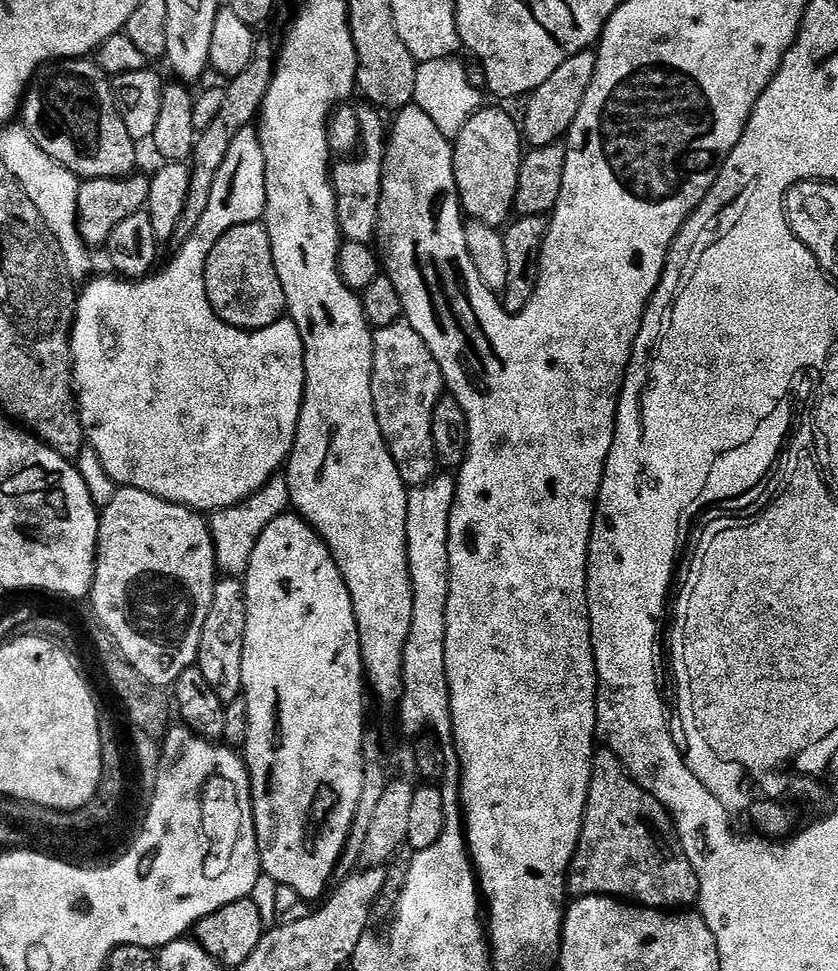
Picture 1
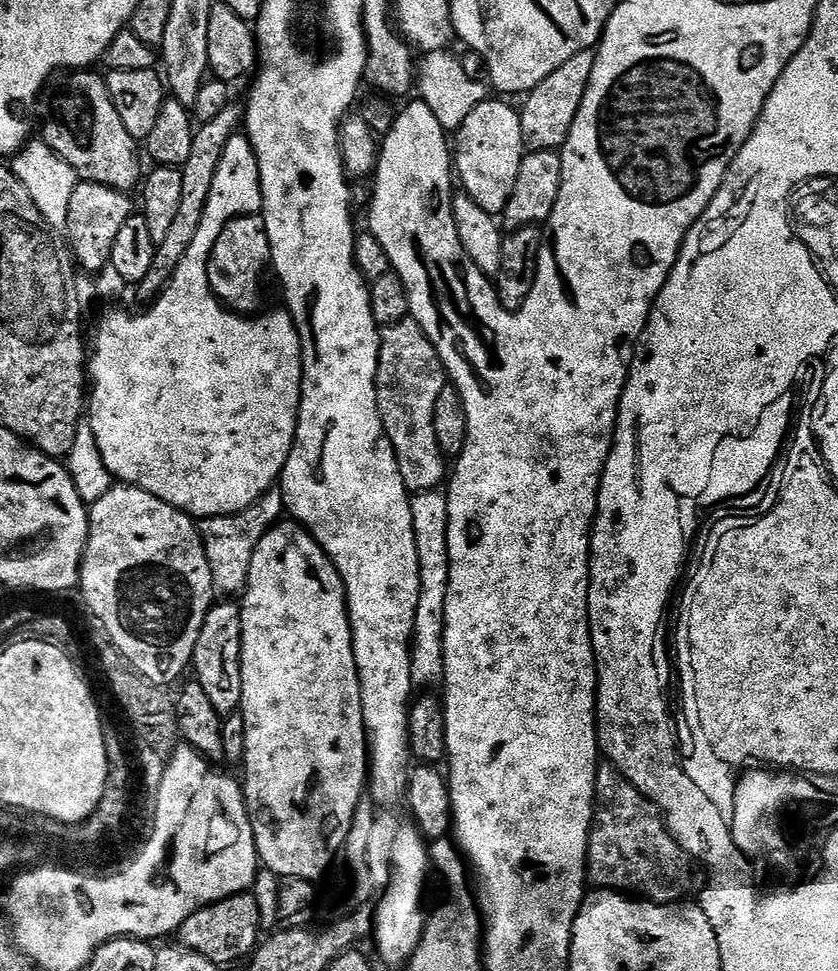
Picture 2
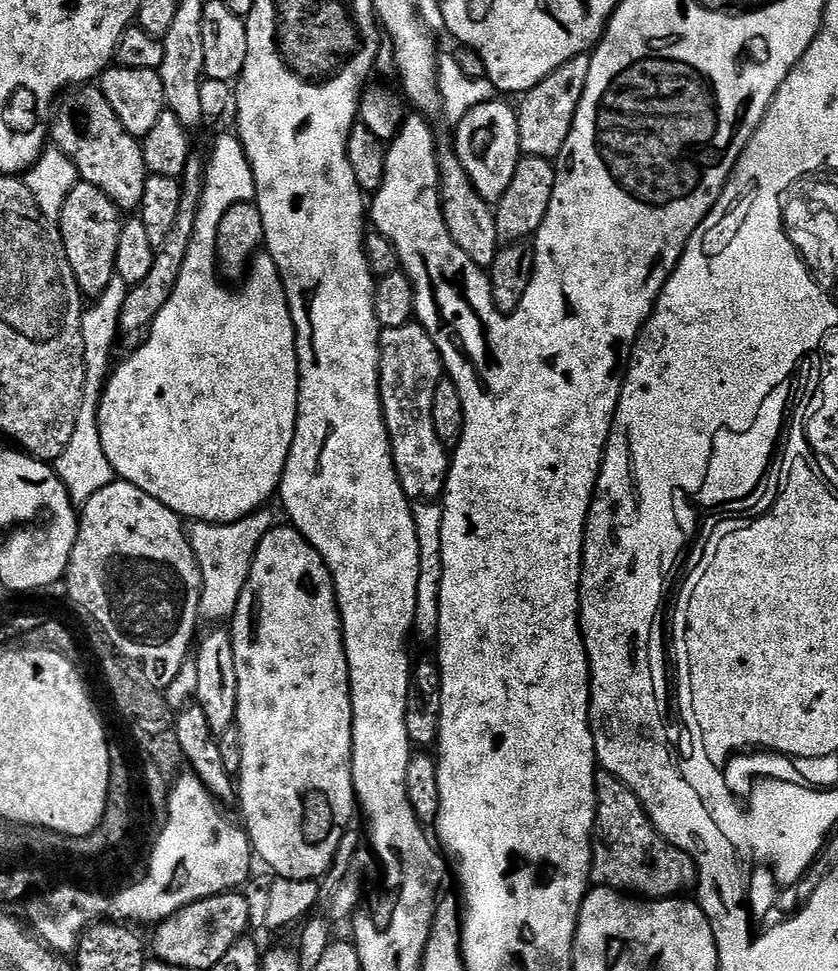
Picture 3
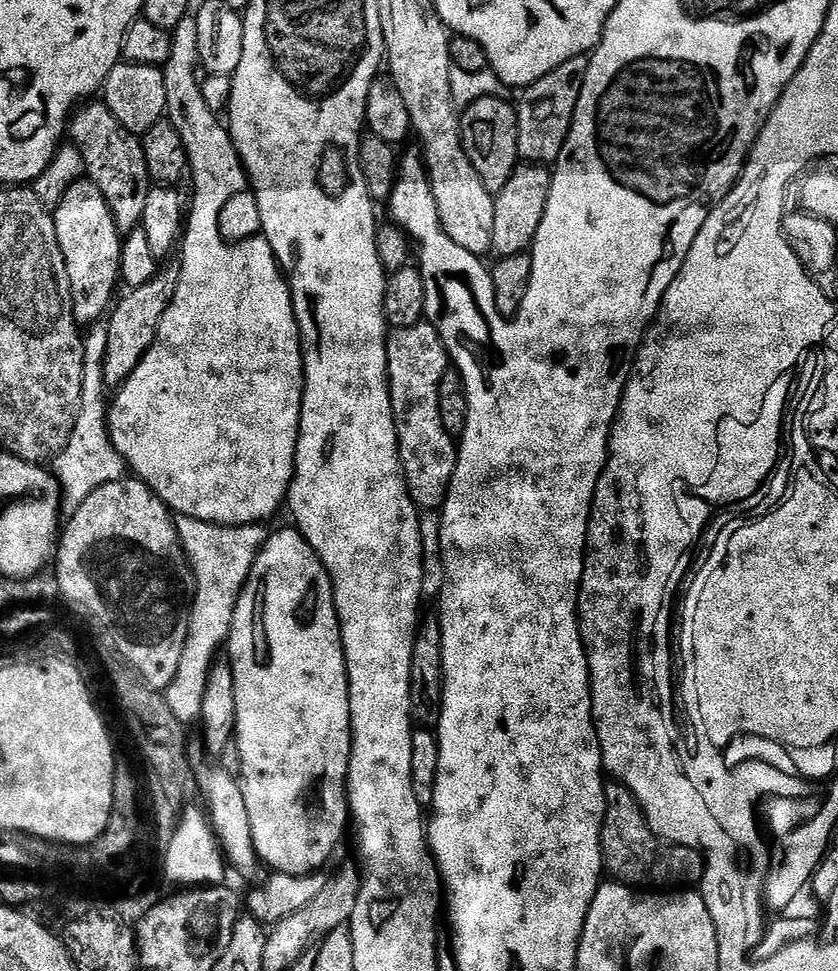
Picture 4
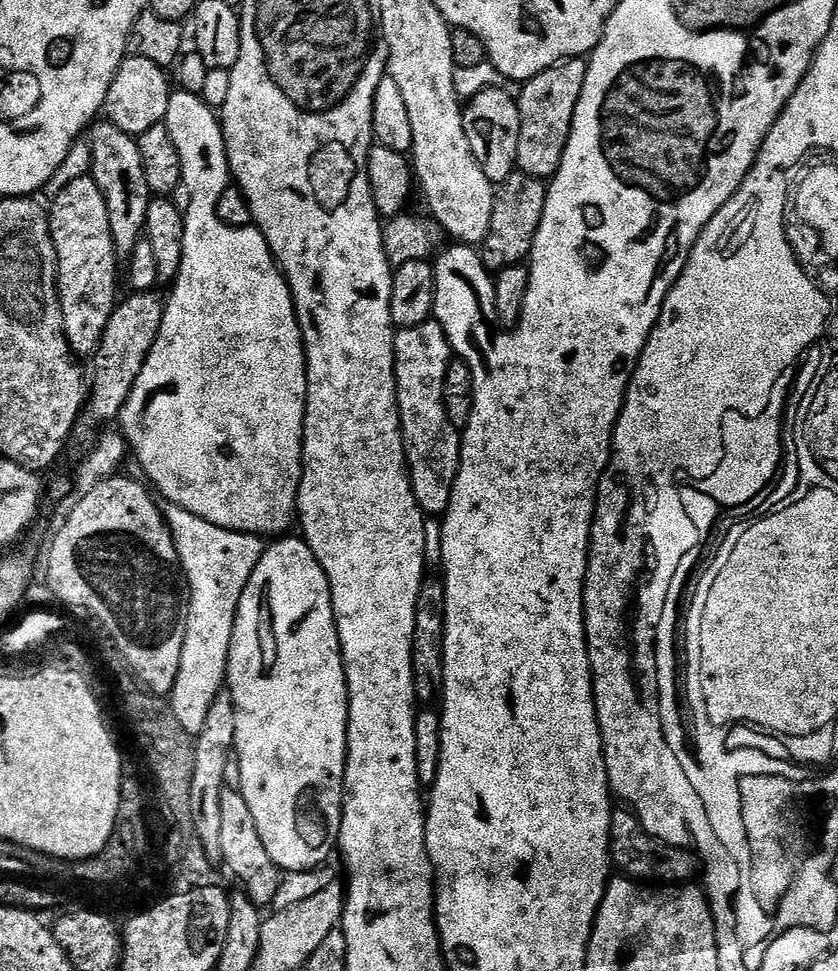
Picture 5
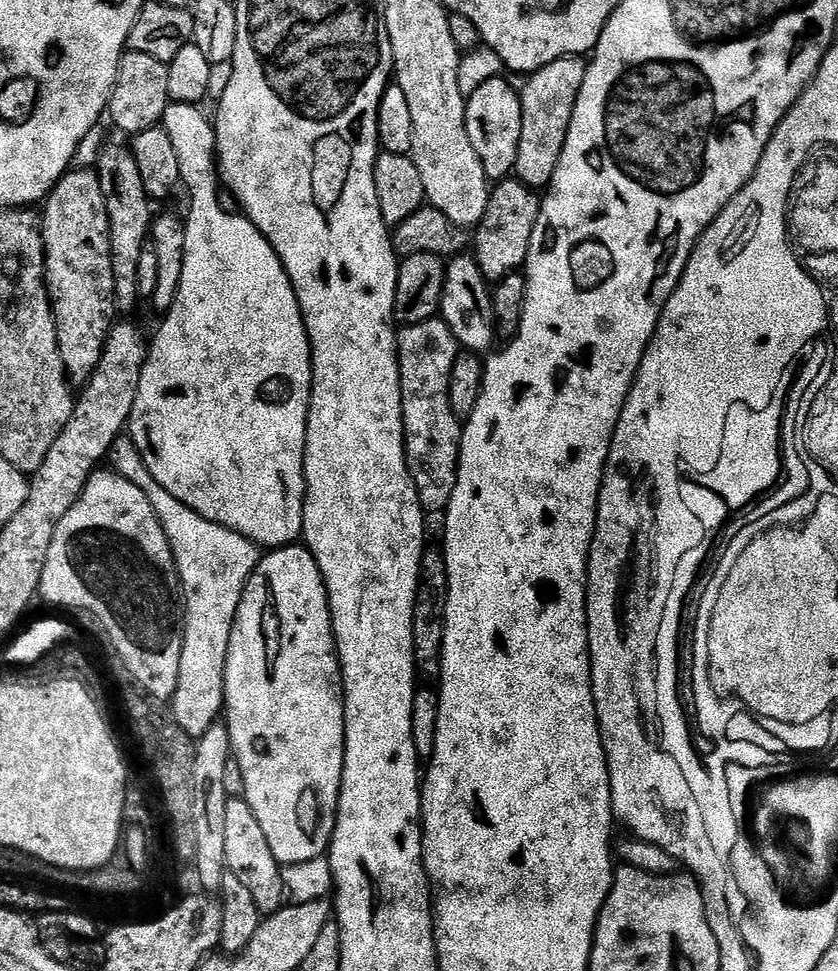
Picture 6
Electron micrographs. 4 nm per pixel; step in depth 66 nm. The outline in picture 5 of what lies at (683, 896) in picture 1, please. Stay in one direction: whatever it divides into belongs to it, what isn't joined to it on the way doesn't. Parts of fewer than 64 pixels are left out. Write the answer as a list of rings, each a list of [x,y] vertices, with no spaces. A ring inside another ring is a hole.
[[[613,811],[610,822],[610,842],[608,855],[611,863],[621,868],[625,877],[637,882],[651,882],[656,886],[684,886],[689,883],[692,875],[697,875],[698,860],[691,851],[675,848],[662,840],[652,837],[647,827],[643,828],[641,817],[635,811]]]

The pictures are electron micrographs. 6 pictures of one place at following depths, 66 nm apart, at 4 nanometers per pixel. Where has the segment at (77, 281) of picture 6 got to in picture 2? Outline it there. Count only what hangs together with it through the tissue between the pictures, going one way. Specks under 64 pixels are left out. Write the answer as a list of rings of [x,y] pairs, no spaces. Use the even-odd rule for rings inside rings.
[[[87,182],[77,183],[74,198],[70,198],[66,243],[75,263],[85,273],[95,274],[111,265],[114,238],[118,238],[118,230],[122,230],[126,218],[134,215],[132,198],[129,193],[119,192],[110,186]]]

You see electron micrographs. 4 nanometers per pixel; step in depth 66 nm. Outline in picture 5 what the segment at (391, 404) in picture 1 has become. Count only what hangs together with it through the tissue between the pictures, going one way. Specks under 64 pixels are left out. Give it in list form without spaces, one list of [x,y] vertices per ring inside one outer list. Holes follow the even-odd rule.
[[[429,318],[418,326],[397,331],[394,338],[394,358],[400,433],[404,435],[404,453],[414,498],[429,517],[440,518],[448,511],[448,503],[460,469],[462,432],[455,428],[450,418],[446,418],[446,406],[442,398],[446,370],[454,359],[454,353],[440,323],[435,318]]]

